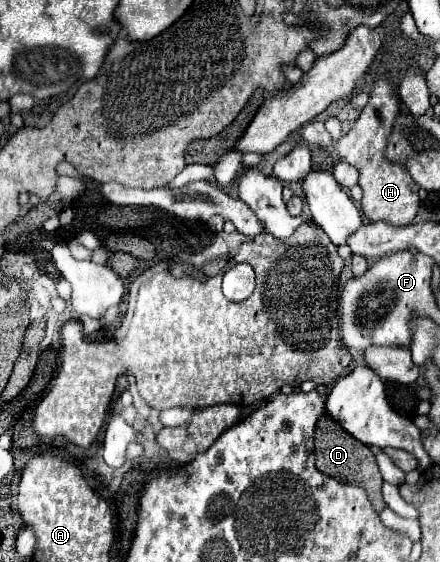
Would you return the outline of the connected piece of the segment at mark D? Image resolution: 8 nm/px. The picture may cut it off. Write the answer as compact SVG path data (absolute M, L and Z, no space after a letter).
M329 416L321 418L319 428L315 432L315 456L317 456L317 468L323 474L333 476L339 482L357 484L357 486L365 488L373 508L377 512L381 512L385 508L385 502L383 502L383 496L381 496L381 482L383 482L383 478L381 478L381 472L379 472L379 466L375 462L373 452L365 444L357 442L351 434L347 434L341 428L337 428L335 422Z

